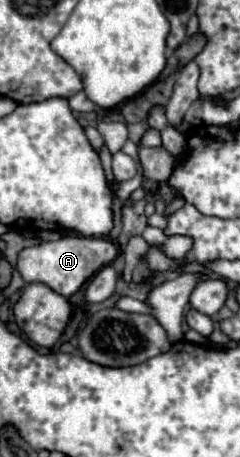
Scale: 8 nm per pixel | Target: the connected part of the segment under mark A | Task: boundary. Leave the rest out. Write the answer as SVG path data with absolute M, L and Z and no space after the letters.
M61 237L57 241L47 241L43 245L35 245L29 249L23 249L17 259L17 271L27 283L39 281L49 287L53 287L57 293L71 297L77 293L83 283L87 283L93 273L97 273L101 267L109 265L117 257L119 249L109 241L101 237Z

